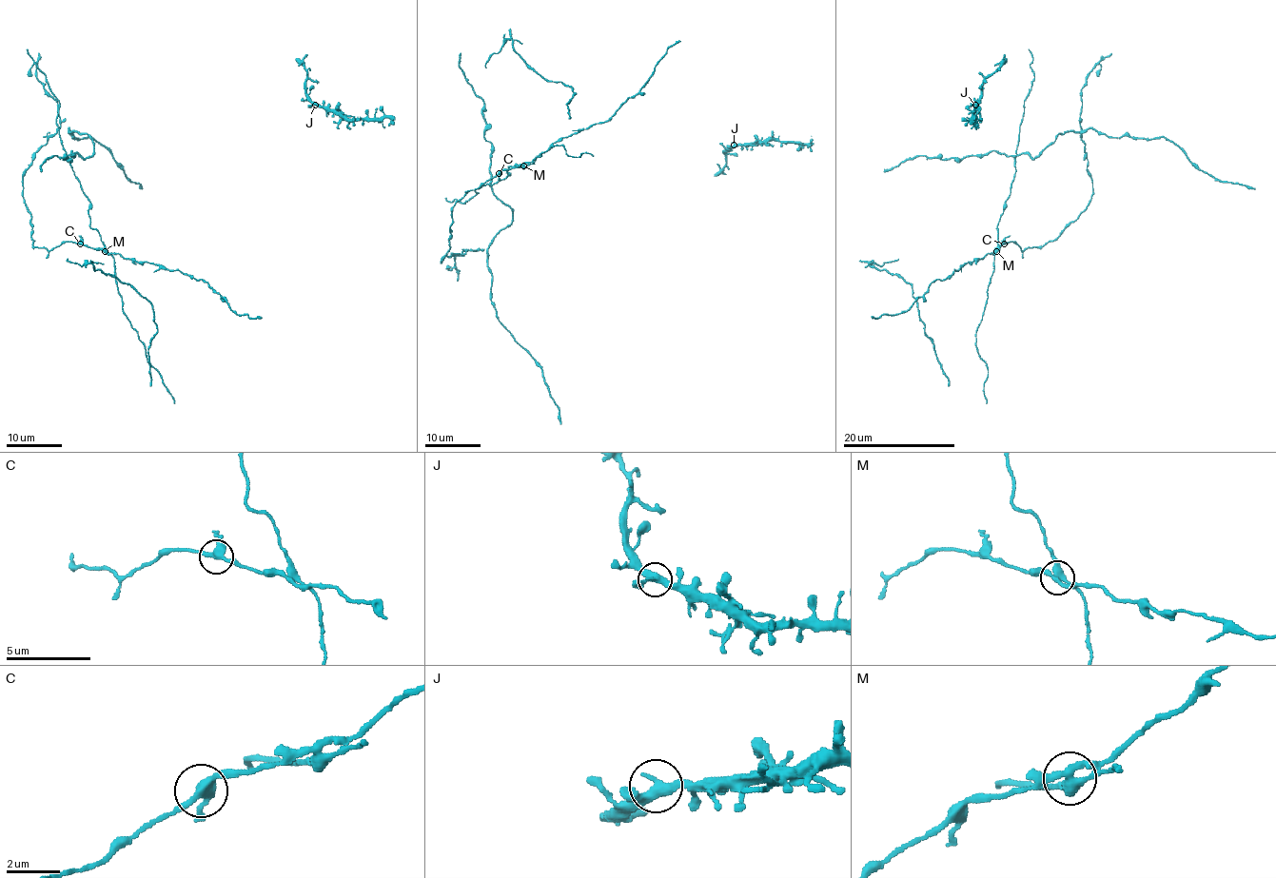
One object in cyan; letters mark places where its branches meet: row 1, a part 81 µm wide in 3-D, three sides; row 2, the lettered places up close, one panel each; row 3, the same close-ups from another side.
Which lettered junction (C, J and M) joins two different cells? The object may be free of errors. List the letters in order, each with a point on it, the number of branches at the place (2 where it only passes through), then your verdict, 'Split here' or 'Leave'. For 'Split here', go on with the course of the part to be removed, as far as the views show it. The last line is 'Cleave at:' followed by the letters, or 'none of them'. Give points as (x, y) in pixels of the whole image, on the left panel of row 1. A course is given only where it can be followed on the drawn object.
C: Place: (80, 243). Branches: 3. Leave
J: Place: (315, 105). Branches: 3. Leave
M: Place: (105, 251). Branches: 3. Split here
Cleave at: M

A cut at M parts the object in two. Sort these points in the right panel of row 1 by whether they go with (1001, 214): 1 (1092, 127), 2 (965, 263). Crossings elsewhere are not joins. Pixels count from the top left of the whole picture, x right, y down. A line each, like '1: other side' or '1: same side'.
1: same side
2: other side

